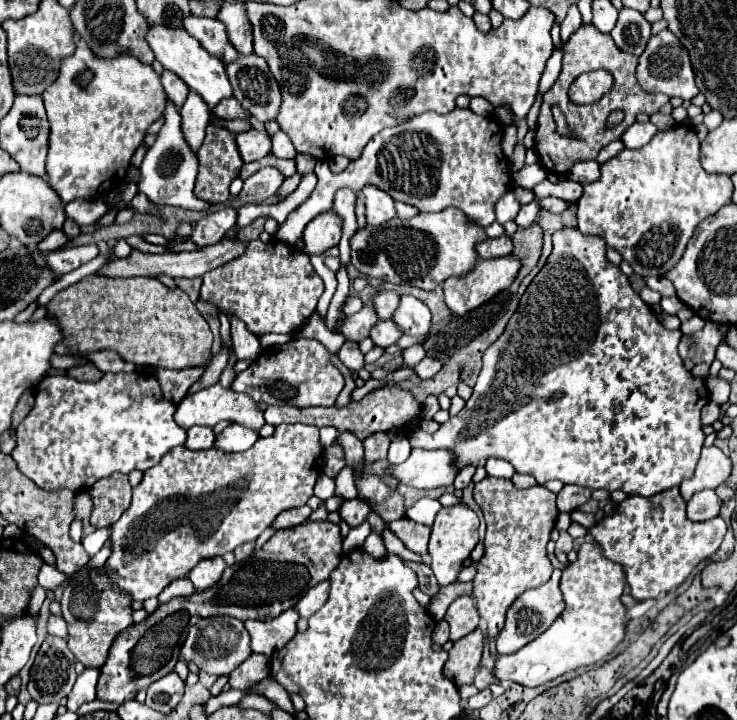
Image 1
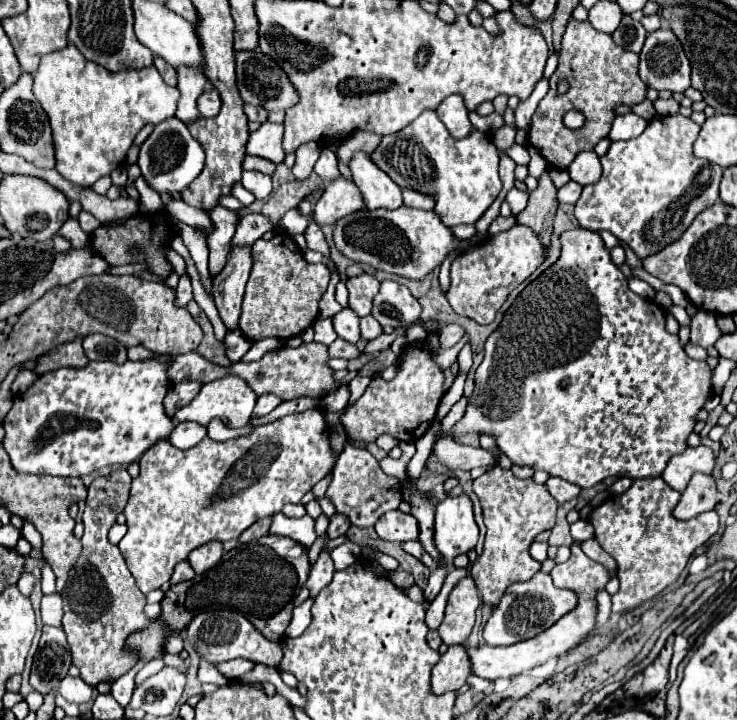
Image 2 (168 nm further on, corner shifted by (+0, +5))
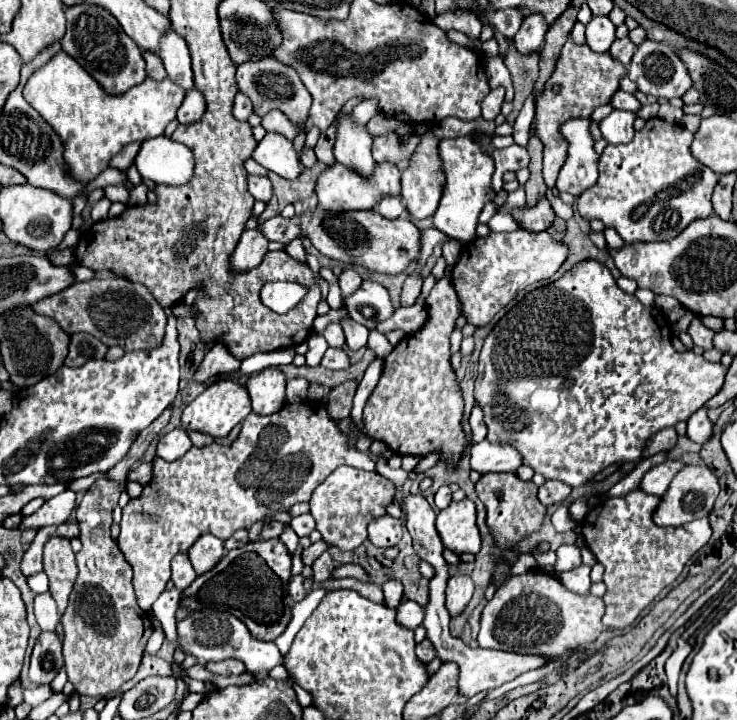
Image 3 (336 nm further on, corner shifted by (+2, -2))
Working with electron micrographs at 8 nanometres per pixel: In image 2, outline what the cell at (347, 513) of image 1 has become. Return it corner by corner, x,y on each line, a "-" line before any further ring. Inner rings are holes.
341,512
333,514
333,516
331,516
331,524
329,524
329,528
327,528
329,538
337,538
337,536
345,534
345,532
349,530
349,526
351,526
349,516
345,516
345,514
341,514

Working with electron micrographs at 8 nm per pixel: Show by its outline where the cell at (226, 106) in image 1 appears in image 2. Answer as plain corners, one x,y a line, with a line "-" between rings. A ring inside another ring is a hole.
207,88
199,98
199,112
203,118
213,118
221,110
221,96
215,88

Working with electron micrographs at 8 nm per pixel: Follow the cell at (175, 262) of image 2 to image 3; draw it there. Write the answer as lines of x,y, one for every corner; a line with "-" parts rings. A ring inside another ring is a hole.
245,229
231,255
231,267
237,271
257,267
267,253
267,243
269,243
267,237
261,235
259,229

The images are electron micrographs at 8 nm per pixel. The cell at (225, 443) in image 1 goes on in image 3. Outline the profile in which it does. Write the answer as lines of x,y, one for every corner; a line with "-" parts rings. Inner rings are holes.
267,367
247,379
245,387
253,401
253,411
259,415
275,413
285,403
285,373
277,367

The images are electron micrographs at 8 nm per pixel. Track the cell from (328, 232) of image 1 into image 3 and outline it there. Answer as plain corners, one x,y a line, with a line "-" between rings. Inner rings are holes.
385,161
385,163
375,163
375,169
369,177
361,177
357,171
341,163
335,163
319,175
315,193
319,199
319,207
323,211
341,213
341,211
353,211
353,209
373,209
385,195
389,197
401,195
401,173
393,163

